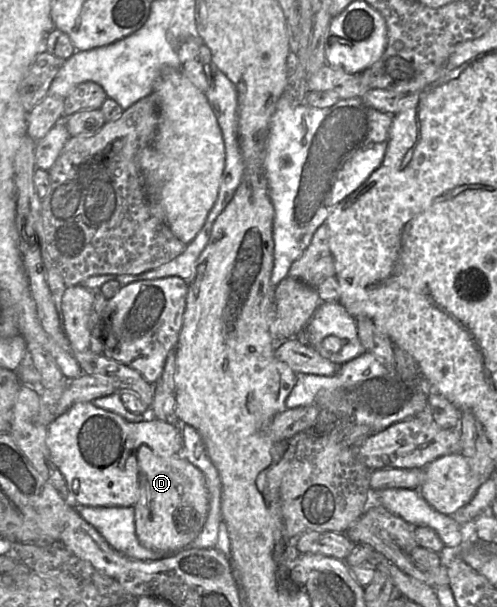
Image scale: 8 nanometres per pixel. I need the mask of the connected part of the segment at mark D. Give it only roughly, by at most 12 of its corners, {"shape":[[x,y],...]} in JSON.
{"shape":[[137,450],[135,533],[180,552],[209,511],[202,472],[183,455]]}

